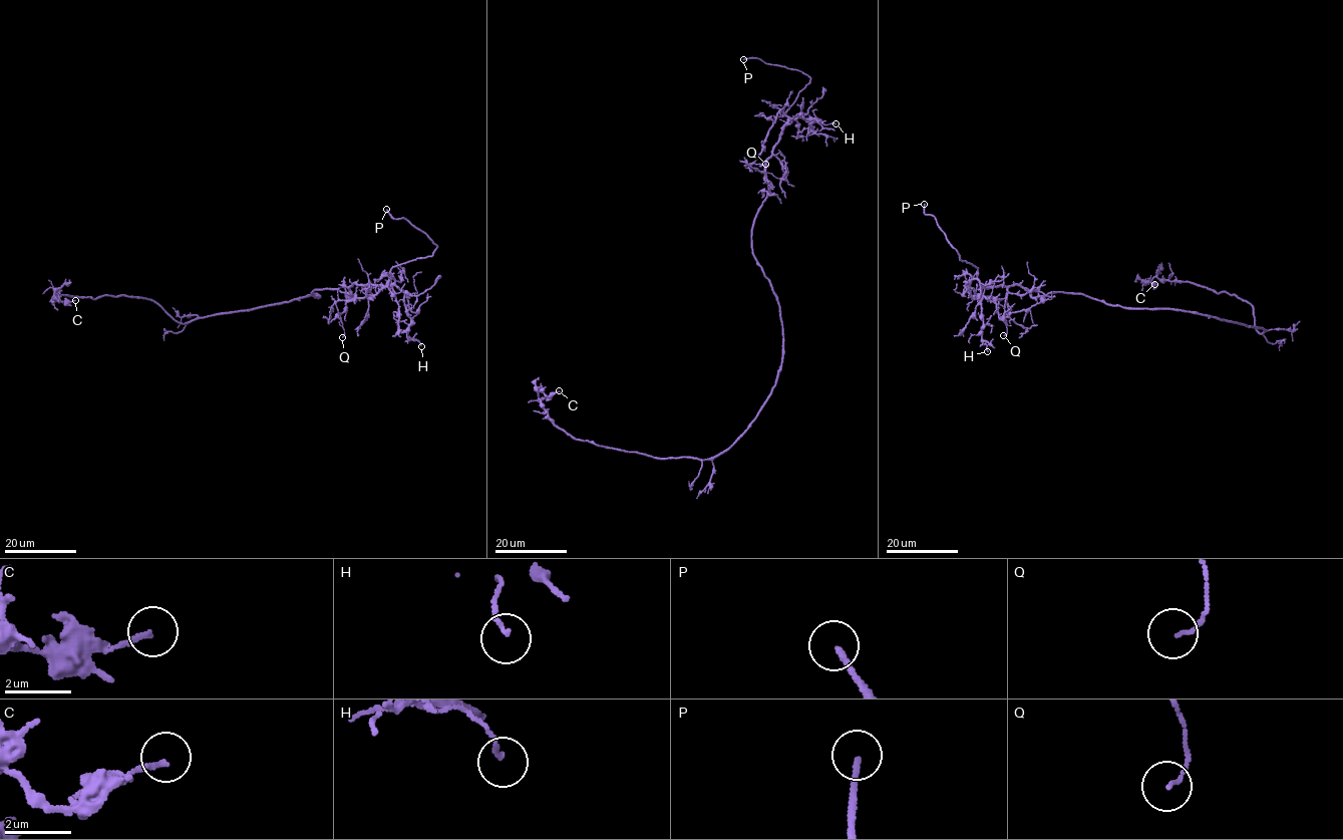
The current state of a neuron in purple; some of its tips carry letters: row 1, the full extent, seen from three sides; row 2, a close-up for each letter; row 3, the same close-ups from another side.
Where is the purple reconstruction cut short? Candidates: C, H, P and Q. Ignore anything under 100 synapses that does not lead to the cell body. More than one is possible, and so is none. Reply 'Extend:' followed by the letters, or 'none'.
Extend: P

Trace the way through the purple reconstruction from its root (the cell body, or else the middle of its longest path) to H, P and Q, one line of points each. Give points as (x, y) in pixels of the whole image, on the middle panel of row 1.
H: (783, 336), (777, 296), (753, 254), (751, 241), (755, 216), (770, 186), (766, 161), (790, 118), (835, 123)
P: (783, 336), (751, 232), (770, 186), (766, 161), (789, 118), (781, 115), (810, 79), (743, 59)
Q: (783, 336), (777, 296), (751, 241), (770, 186), (766, 161), (789, 118), (781, 111), (750, 164), (765, 164)

